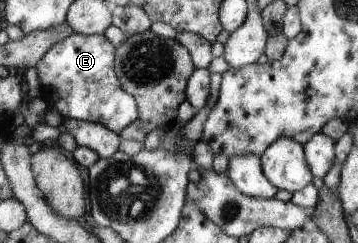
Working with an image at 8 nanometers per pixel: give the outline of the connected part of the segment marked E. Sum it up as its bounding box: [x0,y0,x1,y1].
[35,32,140,135]

